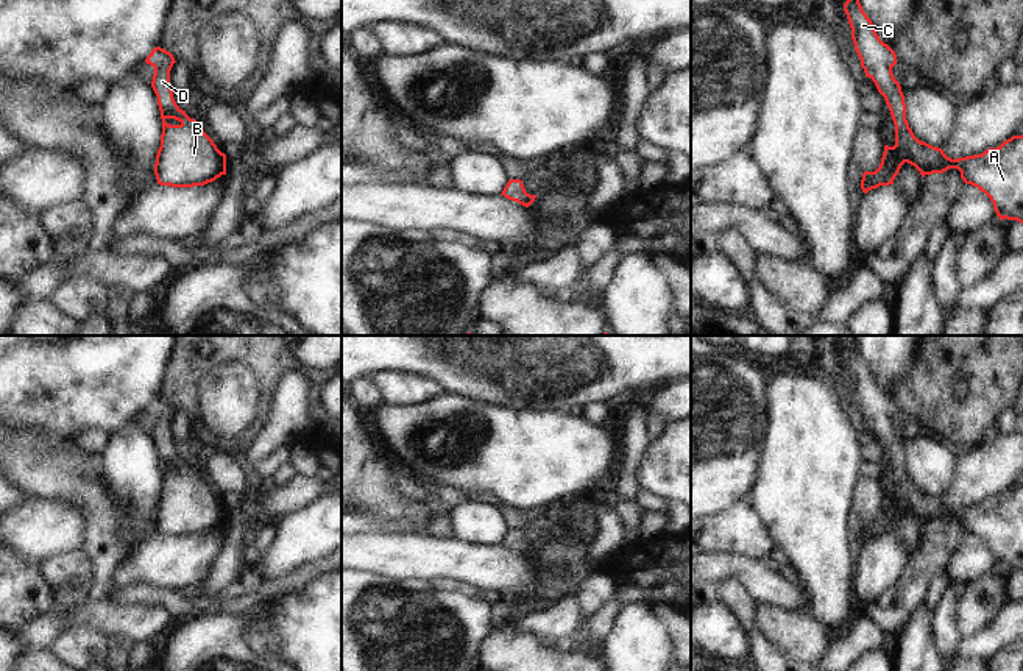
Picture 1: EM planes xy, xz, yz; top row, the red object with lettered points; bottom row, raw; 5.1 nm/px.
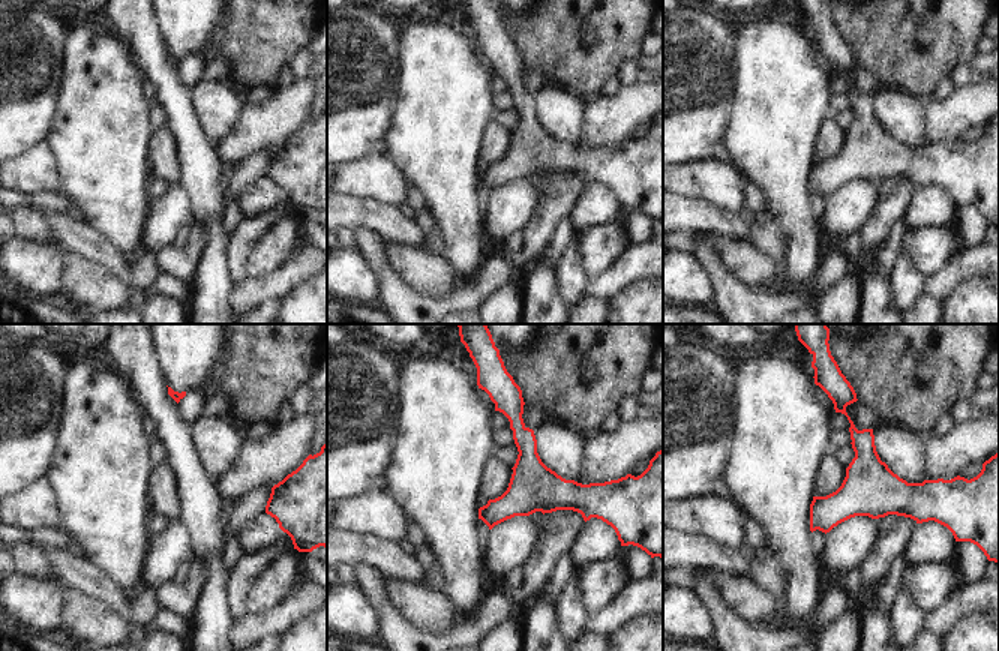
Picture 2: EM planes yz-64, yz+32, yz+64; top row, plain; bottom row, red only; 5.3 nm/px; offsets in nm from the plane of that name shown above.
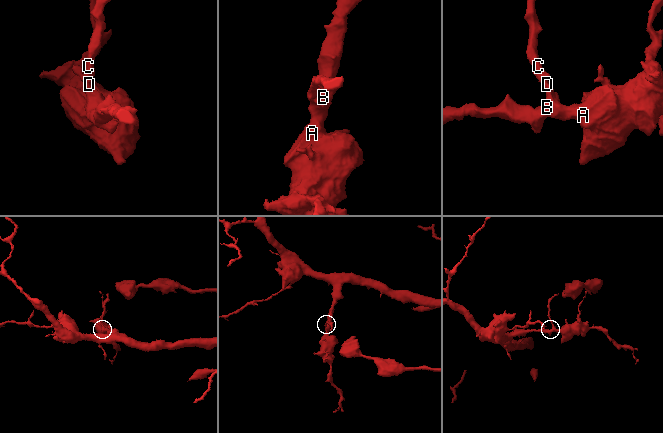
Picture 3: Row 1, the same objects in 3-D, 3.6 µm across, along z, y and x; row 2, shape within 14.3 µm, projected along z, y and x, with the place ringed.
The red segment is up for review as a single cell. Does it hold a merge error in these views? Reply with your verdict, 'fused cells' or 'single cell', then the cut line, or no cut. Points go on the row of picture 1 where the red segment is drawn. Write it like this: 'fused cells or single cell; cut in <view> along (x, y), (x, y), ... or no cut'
single cell; no cut

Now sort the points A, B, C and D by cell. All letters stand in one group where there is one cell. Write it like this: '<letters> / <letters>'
A B C D

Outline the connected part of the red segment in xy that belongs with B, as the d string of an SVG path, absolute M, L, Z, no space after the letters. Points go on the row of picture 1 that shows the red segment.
M156 47L145 62L154 67L151 87L162 119L161 147L154 164L158 184L187 189L226 175L226 154L201 130L200 122L190 119L173 98L170 86L170 70L176 62L173 55Z

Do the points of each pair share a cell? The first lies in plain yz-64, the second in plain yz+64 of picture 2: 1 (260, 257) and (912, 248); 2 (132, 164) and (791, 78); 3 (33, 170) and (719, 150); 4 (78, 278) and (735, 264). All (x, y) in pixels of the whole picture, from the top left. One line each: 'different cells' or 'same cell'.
1: same cell
2: same cell
3: different cells
4: same cell

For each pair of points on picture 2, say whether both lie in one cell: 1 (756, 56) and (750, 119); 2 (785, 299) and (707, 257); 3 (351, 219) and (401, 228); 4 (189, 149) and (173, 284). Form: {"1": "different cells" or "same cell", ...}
{"1": "same cell", "2": "same cell", "3": "same cell", "4": "different cells"}

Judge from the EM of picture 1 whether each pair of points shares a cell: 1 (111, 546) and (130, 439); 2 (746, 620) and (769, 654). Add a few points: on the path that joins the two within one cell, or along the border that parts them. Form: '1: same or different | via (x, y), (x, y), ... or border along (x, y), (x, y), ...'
1: different | border along (100, 475), (114, 506), (136, 529), (131, 542)
2: same | via (750, 628), (761, 646)

